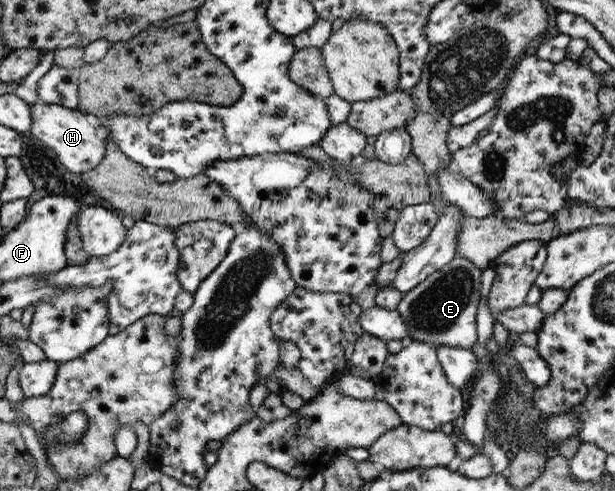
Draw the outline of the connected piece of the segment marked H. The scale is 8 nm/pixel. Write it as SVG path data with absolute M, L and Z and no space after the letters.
M37 102L30 106L31 135L44 141L46 147L56 152L60 163L72 173L86 173L97 168L105 159L106 141L94 121L80 109L68 109L62 105L45 105Z

